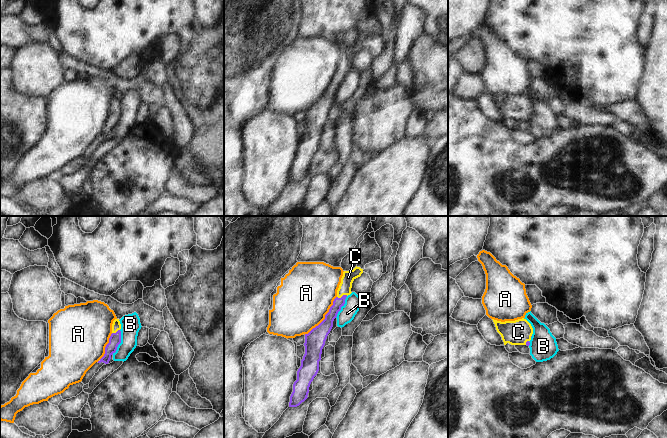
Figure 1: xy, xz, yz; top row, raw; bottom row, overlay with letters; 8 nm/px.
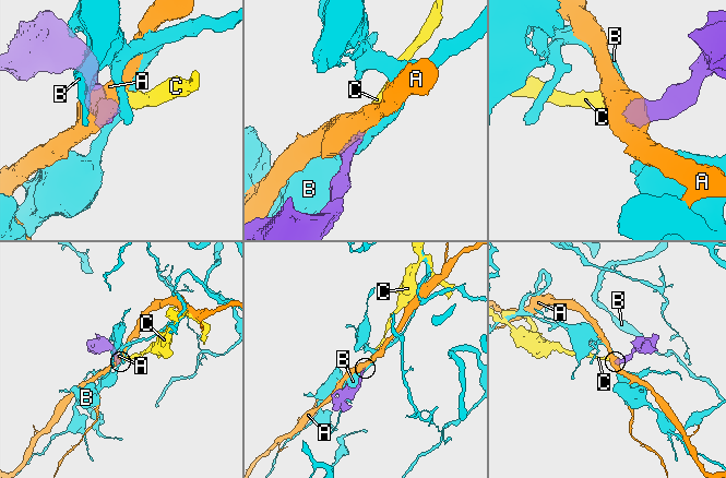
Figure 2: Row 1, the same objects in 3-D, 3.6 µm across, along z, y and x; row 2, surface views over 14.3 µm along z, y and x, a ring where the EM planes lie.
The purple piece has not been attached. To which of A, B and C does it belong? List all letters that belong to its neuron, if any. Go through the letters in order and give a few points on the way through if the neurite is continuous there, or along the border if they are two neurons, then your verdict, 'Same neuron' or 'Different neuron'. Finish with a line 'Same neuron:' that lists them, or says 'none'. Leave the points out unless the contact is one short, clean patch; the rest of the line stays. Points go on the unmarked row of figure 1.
A: Different neuron
B: Different neuron
C: Path across: xz (338, 78), (343, 71), (348, 53). Same neuron
Same neuron: C.

